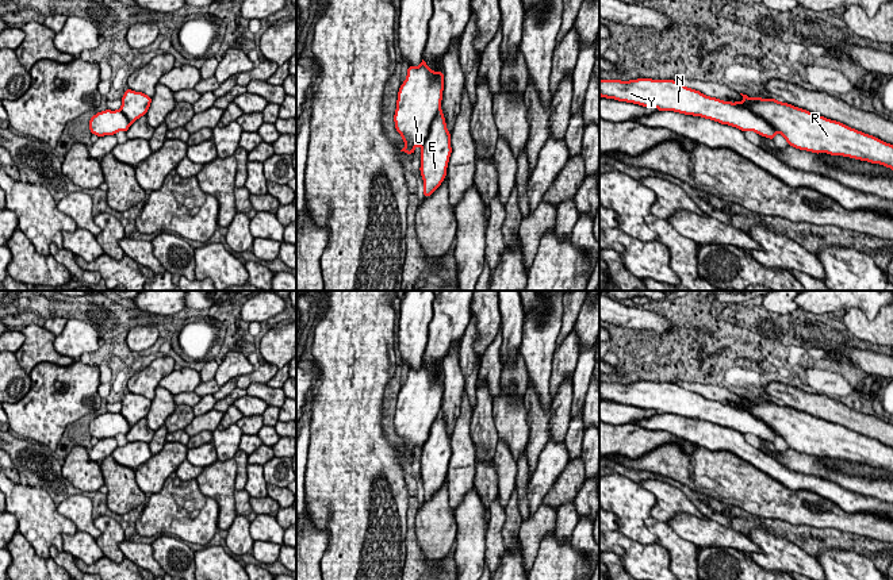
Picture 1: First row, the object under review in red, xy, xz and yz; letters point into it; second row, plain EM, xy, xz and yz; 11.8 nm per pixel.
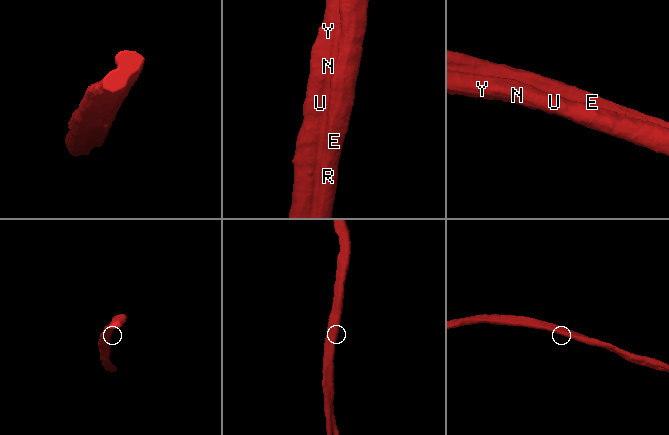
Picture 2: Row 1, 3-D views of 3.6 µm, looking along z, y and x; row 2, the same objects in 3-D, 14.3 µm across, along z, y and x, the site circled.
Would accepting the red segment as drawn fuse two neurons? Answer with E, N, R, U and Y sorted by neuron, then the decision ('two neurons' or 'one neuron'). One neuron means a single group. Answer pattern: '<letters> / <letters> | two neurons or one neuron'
E R / N U Y | two neurons

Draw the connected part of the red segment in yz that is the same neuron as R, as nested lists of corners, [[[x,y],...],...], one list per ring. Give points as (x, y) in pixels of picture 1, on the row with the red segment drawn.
[[[740,95],[743,96],[743,100],[732,104],[746,107],[751,112],[763,118],[778,134],[785,137],[787,145],[794,146],[796,149],[813,151],[816,154],[827,153],[831,155],[850,157],[869,161],[871,164],[881,164],[893,169],[893,145],[890,143],[885,143],[873,135],[851,128],[840,122],[827,119],[775,99],[748,97],[747,95]]]

